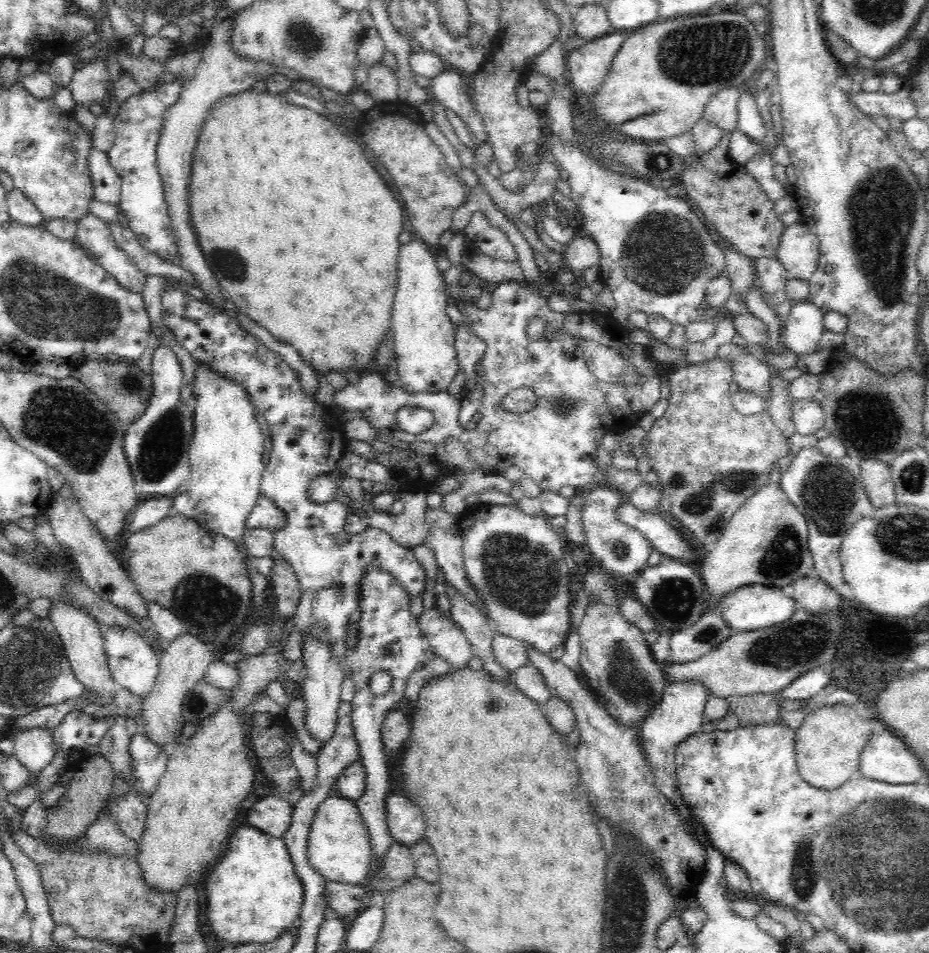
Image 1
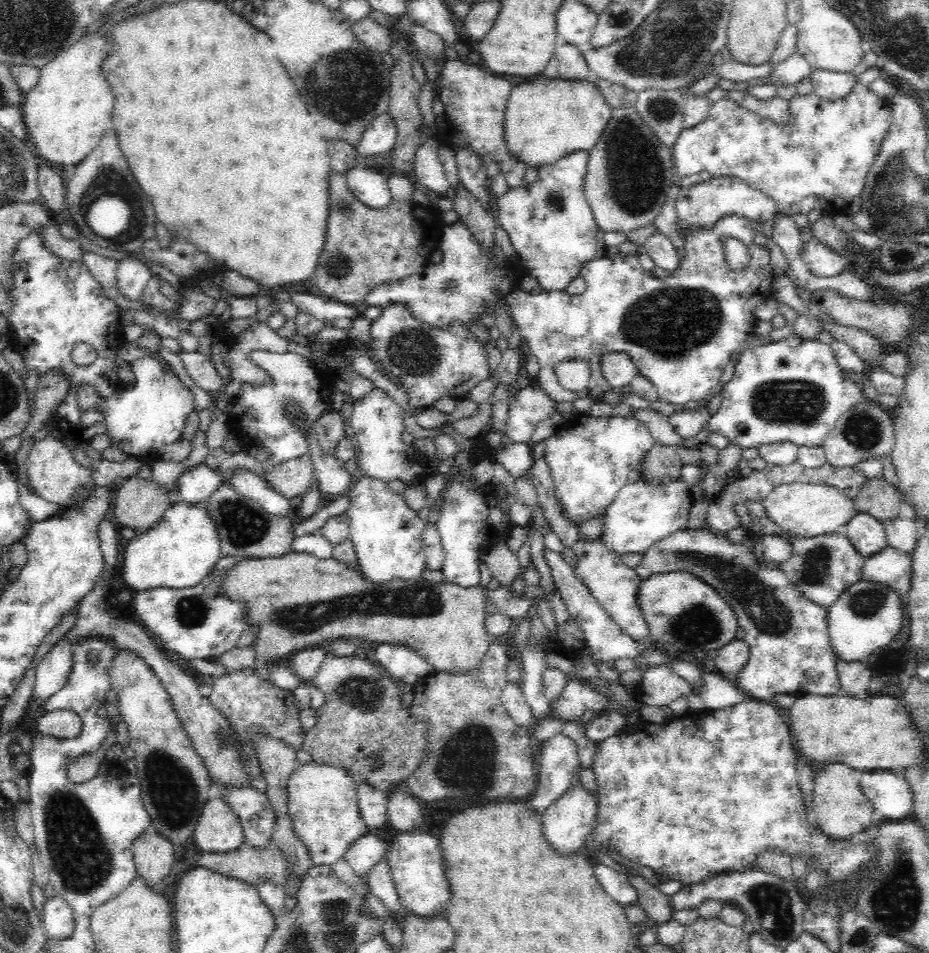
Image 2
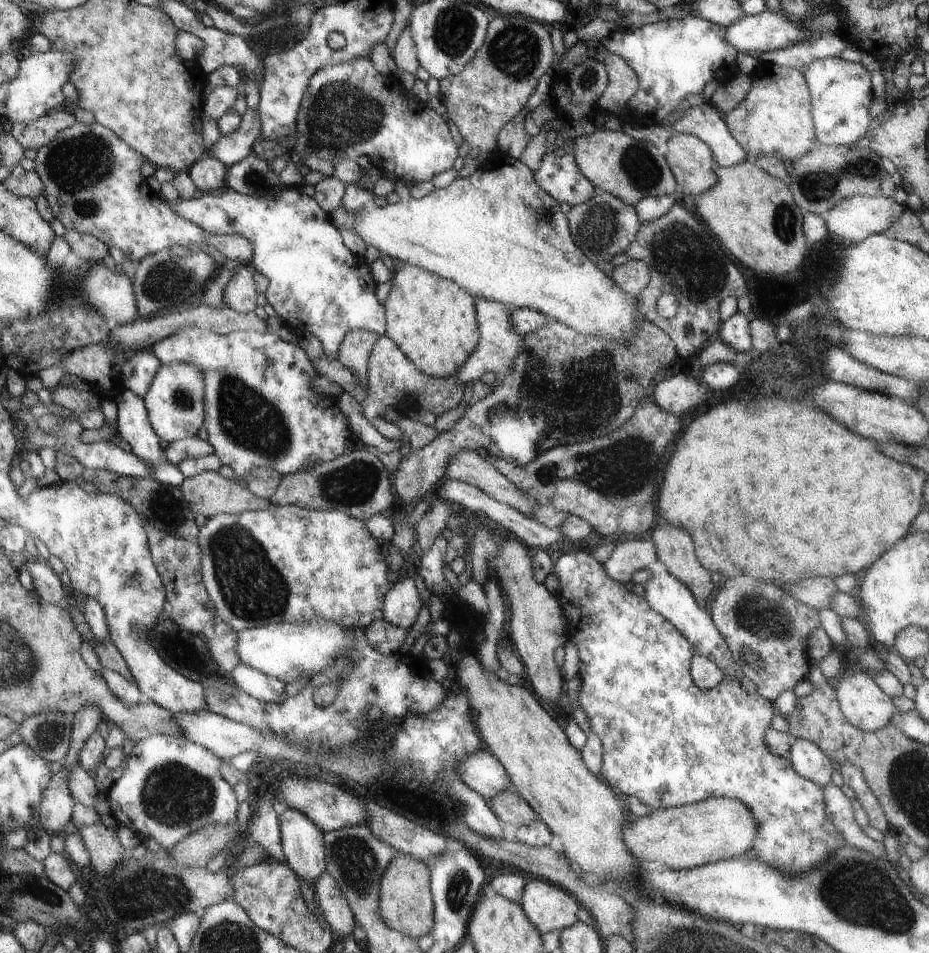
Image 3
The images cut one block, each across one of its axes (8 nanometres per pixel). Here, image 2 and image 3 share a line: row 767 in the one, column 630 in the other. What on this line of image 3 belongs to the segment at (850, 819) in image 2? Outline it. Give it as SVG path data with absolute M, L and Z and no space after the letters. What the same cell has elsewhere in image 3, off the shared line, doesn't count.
M709 796L699 804L683 804L637 818L625 828L623 840L643 864L663 862L669 870L691 870L747 854L755 844L757 830L755 818L741 800Z

